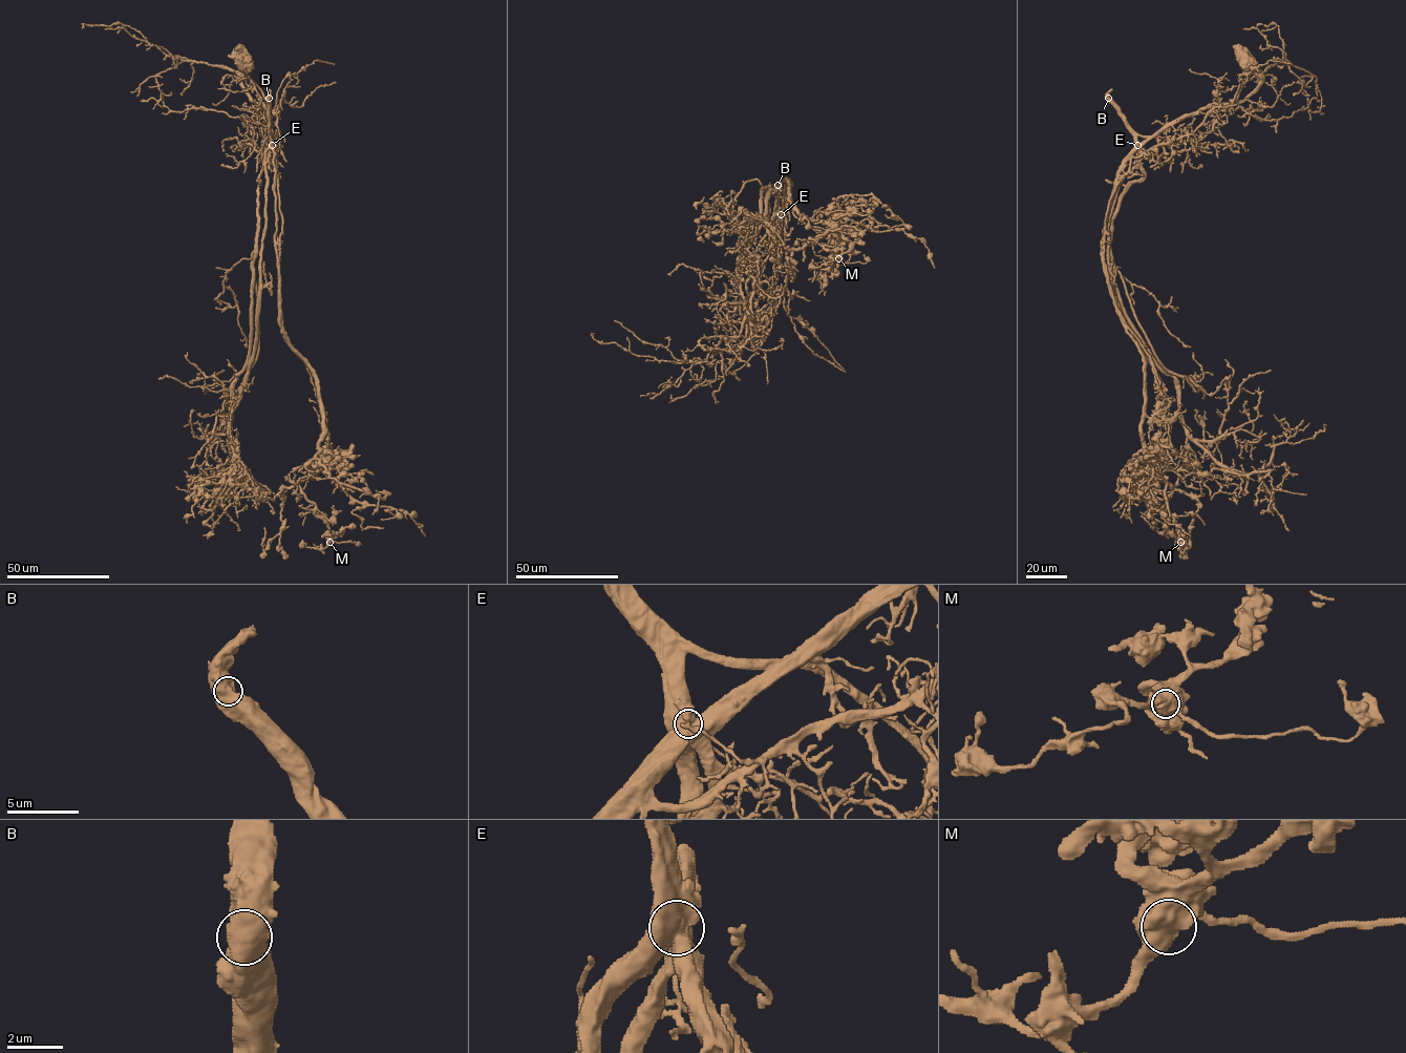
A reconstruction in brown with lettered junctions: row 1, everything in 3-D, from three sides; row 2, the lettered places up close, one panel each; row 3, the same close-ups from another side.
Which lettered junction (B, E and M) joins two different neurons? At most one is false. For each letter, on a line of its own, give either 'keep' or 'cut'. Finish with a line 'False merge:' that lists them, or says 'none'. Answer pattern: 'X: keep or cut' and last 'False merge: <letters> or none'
B: keep
E: cut
M: keep
False merge: E

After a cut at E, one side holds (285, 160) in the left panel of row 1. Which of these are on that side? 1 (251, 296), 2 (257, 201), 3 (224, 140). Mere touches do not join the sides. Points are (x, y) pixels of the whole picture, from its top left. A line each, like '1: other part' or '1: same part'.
1: other part
2: other part
3: other part

